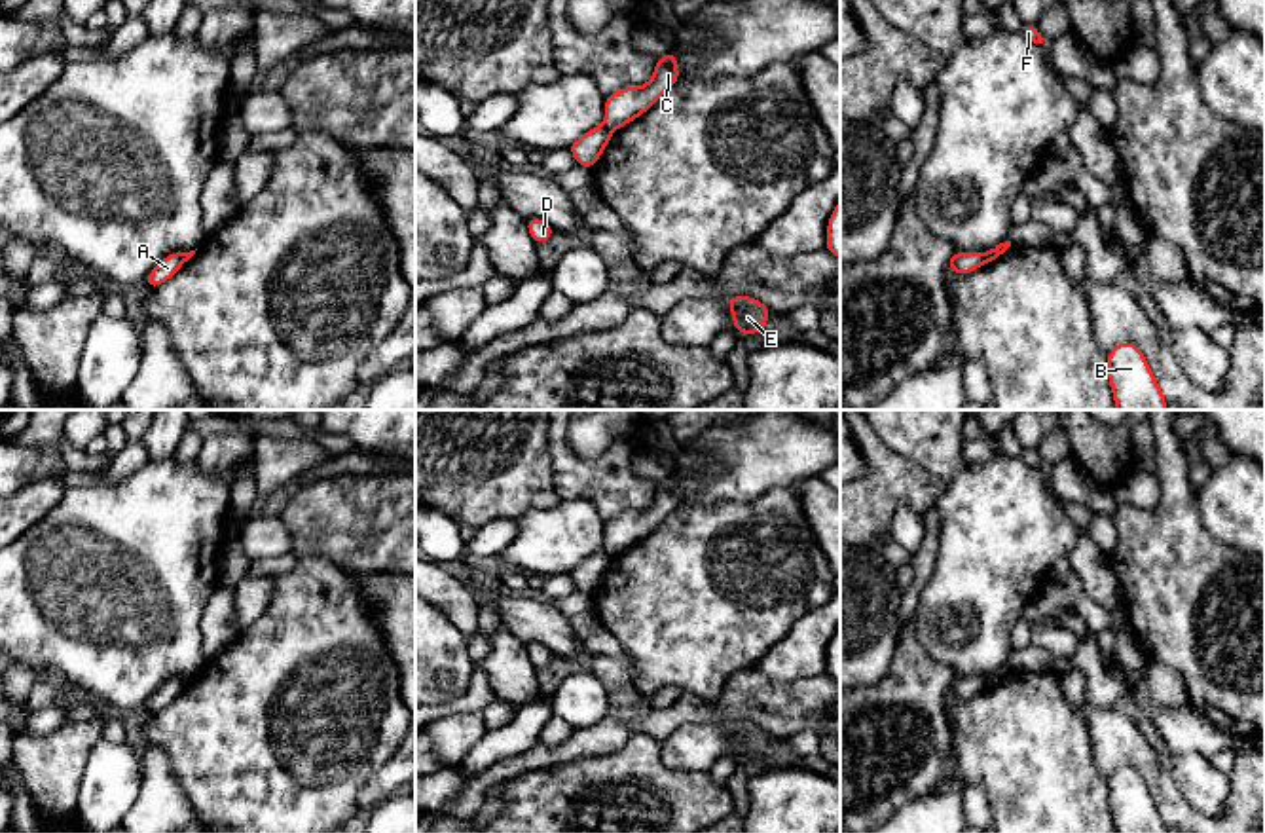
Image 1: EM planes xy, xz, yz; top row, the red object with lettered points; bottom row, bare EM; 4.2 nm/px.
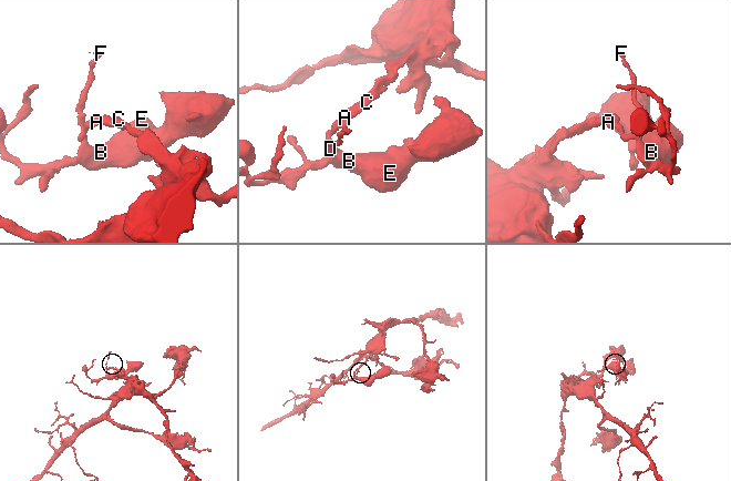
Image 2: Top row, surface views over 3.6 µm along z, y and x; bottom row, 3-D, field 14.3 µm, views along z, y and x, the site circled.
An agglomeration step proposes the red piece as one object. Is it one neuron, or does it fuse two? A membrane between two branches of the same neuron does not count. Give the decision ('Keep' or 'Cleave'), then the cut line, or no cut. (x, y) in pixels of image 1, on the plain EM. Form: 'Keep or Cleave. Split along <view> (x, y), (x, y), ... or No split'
Cleave. Split along yz (983, 678), (985, 687)

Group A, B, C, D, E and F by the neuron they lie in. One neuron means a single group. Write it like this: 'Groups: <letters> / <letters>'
Groups: A B D E F / C

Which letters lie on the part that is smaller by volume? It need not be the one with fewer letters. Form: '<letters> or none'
A, B, D, E, F

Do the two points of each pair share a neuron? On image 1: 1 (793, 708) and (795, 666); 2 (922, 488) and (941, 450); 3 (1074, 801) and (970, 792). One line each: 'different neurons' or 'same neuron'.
1: different neurons
2: different neurons
3: different neurons

